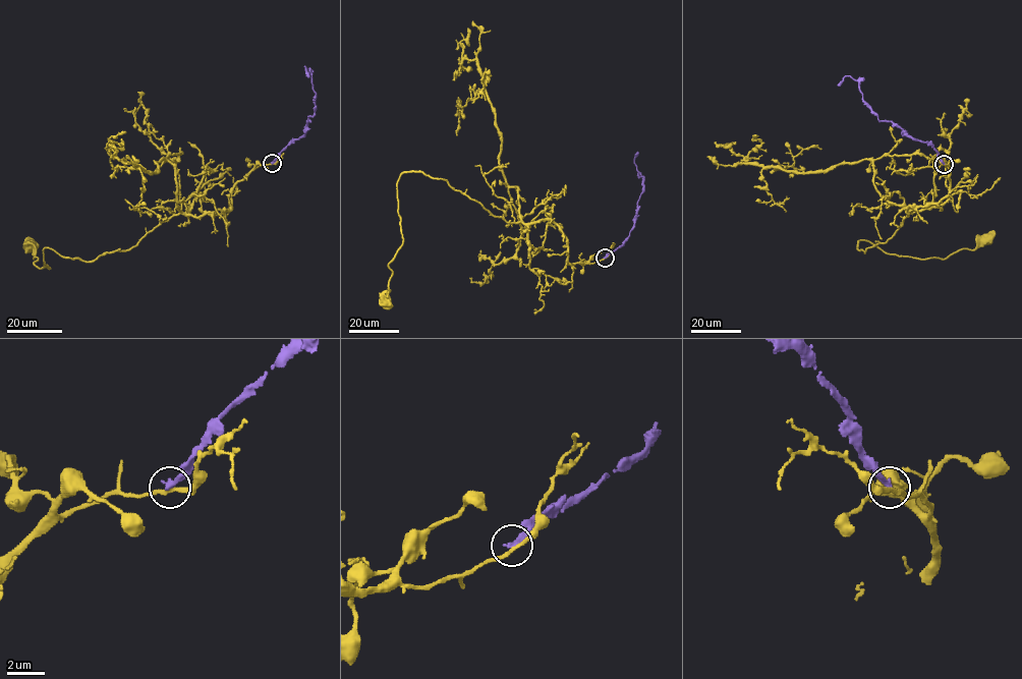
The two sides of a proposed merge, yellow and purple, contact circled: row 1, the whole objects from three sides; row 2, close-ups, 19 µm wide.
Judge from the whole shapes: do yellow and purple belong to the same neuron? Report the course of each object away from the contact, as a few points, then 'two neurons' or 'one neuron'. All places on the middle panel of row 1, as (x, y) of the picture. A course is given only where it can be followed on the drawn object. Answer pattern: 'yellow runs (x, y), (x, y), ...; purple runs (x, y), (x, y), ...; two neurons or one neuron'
yellow runs (605, 258), (568, 264), (550, 220), (509, 223), (446, 180), (405, 172), (384, 300); purple runs (605, 258), (623, 244), (634, 224), (644, 177), (634, 163), (637, 152); two neurons

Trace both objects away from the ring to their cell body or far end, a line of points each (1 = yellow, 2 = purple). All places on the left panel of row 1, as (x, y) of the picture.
1: (273, 163), (236, 183), (229, 210), (173, 215), (124, 250), (47, 247), (39, 268), (29, 247)
2: (272, 163), (304, 133), (307, 116), (315, 114), (316, 93), (311, 74), (304, 66), (307, 76)

